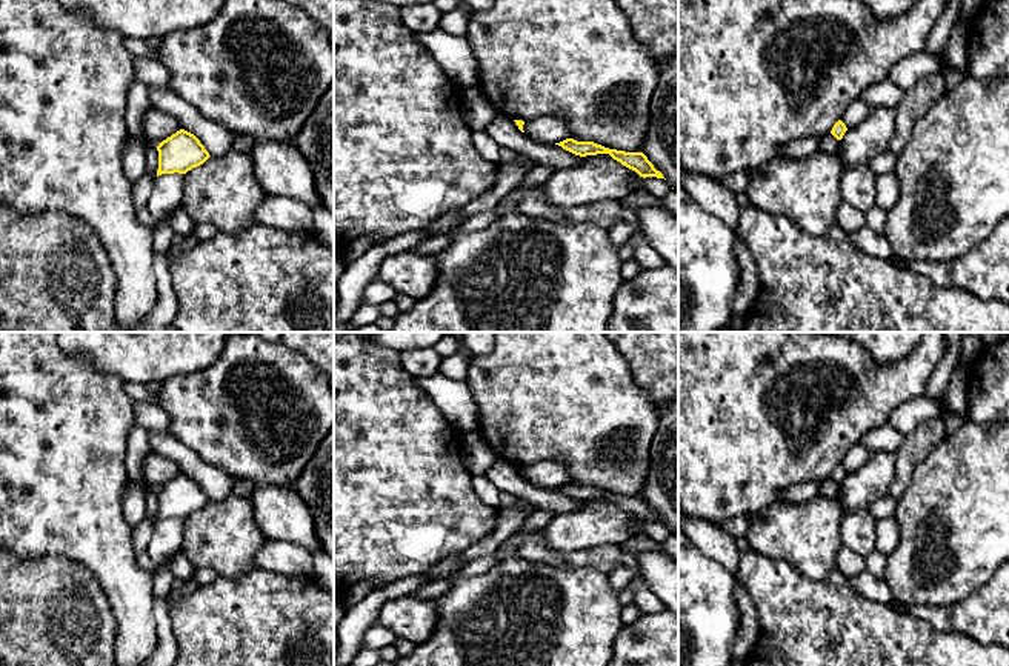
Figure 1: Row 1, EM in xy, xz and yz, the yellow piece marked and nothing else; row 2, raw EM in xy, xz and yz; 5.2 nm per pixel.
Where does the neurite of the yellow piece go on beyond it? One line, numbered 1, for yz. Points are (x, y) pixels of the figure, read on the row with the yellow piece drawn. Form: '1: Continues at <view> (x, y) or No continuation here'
1: No continuation here

